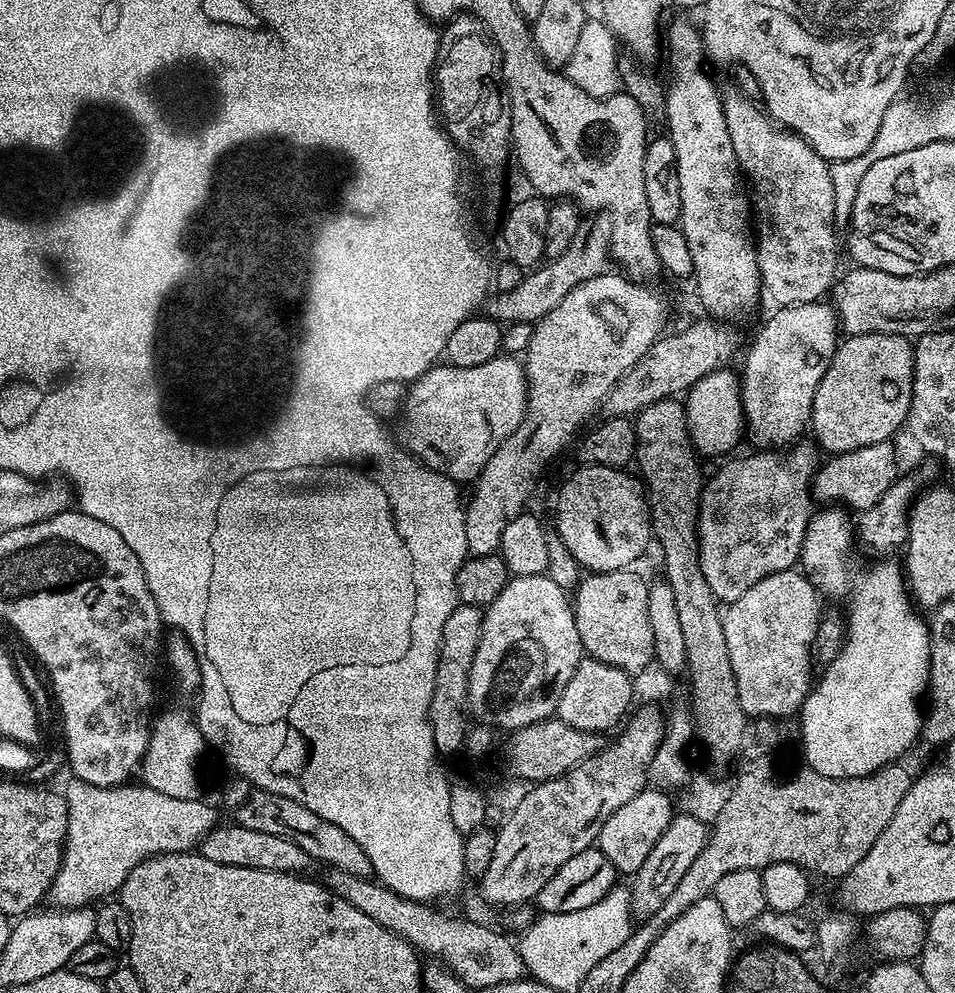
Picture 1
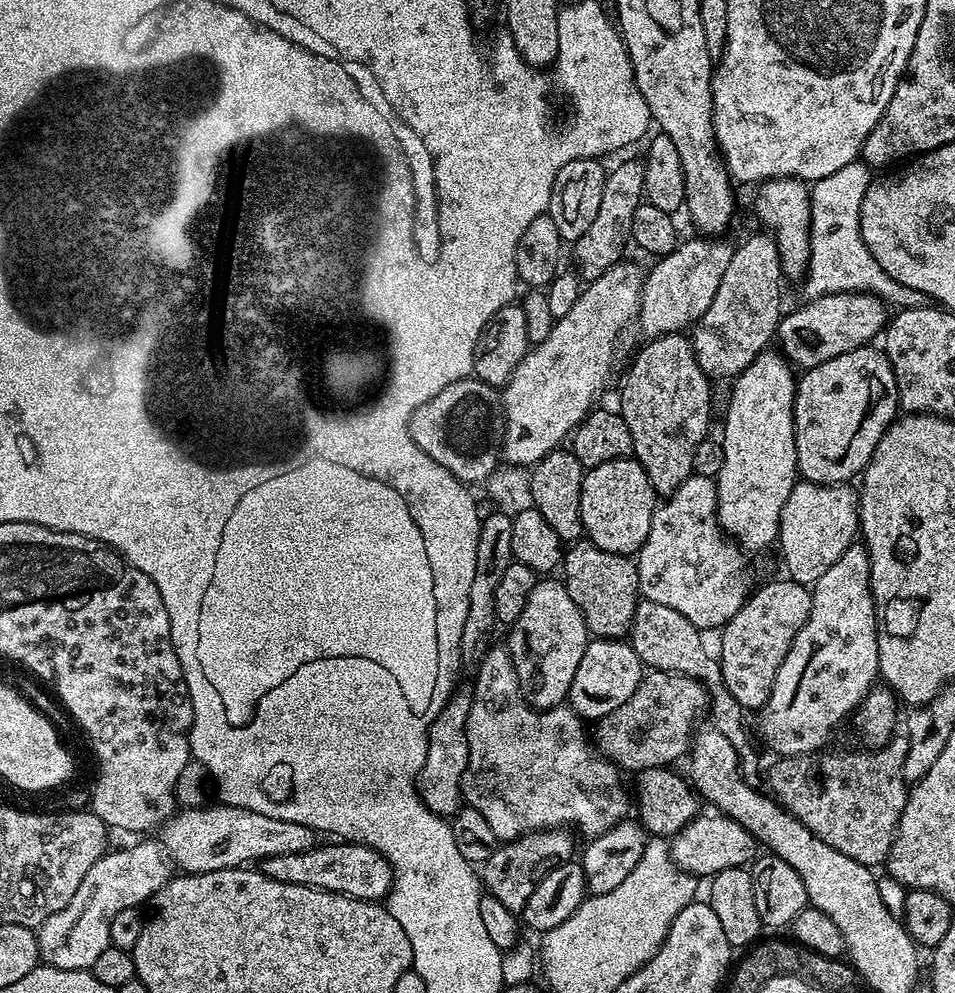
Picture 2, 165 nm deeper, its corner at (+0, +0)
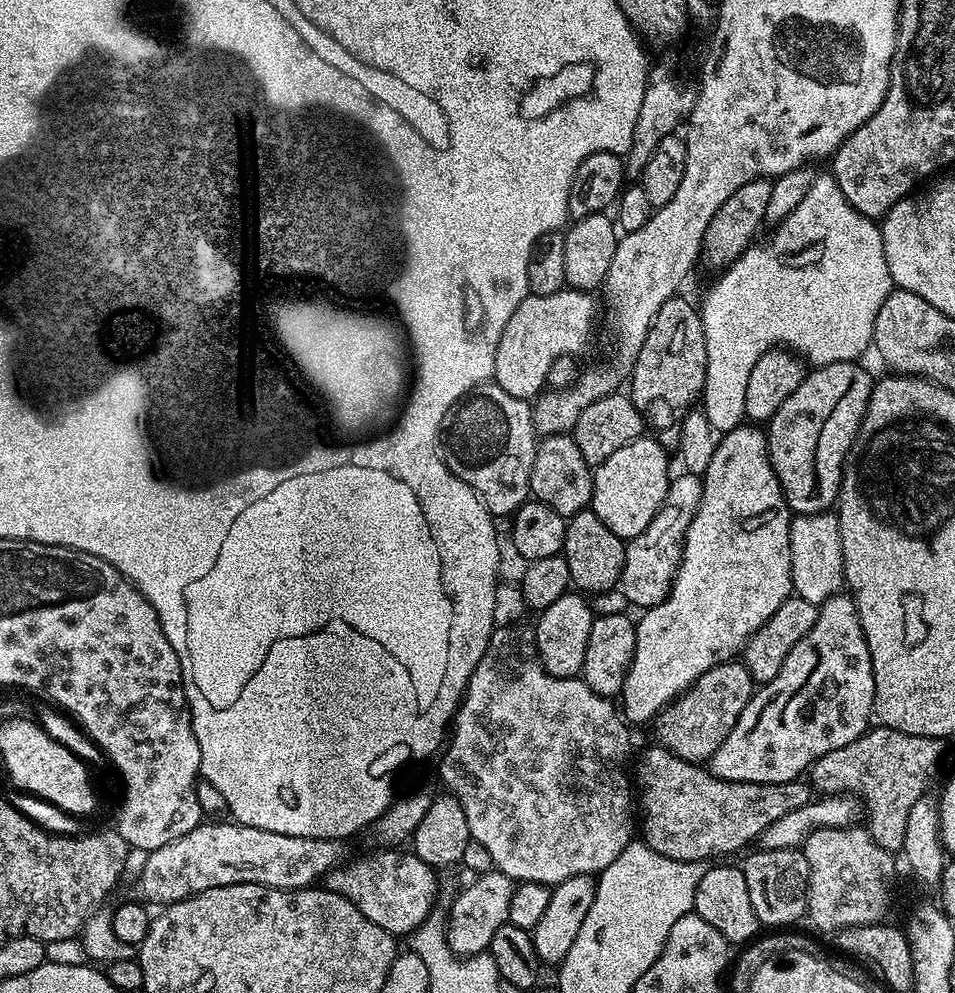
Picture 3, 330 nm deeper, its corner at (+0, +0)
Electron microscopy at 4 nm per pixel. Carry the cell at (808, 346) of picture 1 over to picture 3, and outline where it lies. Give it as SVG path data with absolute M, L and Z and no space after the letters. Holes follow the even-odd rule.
M744 422L741 423L740 427L723 433L717 439L714 458L710 458L710 466L706 468L702 475L704 482L702 486L702 502L698 506L698 510L686 530L682 558L680 559L680 565L672 583L672 589L668 591L668 596L661 604L647 609L641 615L644 617L641 620L637 619L635 621L636 645L632 651L632 664L628 668L624 691L622 693L622 701L624 700L624 708L622 704L622 715L629 725L644 724L647 720L649 723L657 712L660 712L665 706L671 704L687 688L691 688L698 678L702 678L702 674L706 674L708 670L719 664L735 661L743 653L744 645L747 644L749 638L771 618L774 610L778 610L778 606L782 606L782 602L786 602L789 596L793 595L792 571L790 570L790 526L792 525L792 516L790 515L789 506L784 500L782 486L774 474L772 463L768 457L768 437L761 429L759 432L756 428L759 427Z

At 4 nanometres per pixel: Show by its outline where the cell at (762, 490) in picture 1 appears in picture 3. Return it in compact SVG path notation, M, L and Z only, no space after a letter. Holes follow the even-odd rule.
M690 472L673 479L666 490L666 498L654 514L650 526L624 545L624 569L618 585L633 609L647 610L658 606L668 596L682 558L686 530L702 502L703 479Z

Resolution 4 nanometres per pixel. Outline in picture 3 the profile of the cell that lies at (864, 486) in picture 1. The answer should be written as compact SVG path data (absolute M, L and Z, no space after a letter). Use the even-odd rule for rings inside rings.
M835 511L792 516L790 570L792 571L793 593L801 596L806 602L817 606L825 604L845 587L842 534Z

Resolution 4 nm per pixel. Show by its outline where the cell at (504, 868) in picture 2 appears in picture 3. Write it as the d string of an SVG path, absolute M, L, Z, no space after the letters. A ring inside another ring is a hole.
M498 871L479 873L452 900L452 909L446 915L446 935L450 950L463 958L476 956L479 952L488 952L490 942L494 938L494 930L508 923L510 898L514 881L506 874Z

